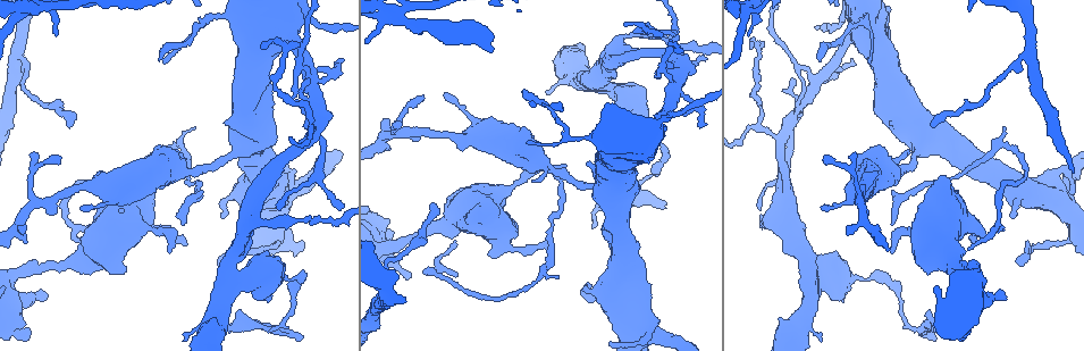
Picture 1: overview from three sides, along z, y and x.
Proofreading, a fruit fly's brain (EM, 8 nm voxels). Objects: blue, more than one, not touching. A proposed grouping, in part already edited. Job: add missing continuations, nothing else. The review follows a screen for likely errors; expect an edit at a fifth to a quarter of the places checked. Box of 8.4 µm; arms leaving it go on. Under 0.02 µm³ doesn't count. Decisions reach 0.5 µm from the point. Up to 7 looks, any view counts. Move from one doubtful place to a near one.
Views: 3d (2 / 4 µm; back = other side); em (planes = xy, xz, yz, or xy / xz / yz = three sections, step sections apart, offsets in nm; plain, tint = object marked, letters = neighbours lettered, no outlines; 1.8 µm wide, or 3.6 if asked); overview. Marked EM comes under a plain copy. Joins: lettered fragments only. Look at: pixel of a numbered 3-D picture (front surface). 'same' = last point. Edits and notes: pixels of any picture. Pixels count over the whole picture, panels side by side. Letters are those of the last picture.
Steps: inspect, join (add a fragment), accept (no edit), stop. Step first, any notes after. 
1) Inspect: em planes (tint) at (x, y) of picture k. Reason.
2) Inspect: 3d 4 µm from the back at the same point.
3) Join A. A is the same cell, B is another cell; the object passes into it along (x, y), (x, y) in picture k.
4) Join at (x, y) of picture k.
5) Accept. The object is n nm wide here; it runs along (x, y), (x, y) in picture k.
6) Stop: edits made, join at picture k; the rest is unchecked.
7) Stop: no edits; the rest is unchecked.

Inspect: 3d 2 µm at (546, 245) of picture 1. Branch stops here.

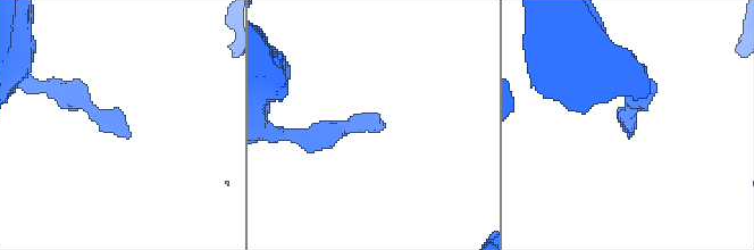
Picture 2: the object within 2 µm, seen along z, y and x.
Inspect: em 3.6 µm planes (letters) at (629, 135) of picture 2.

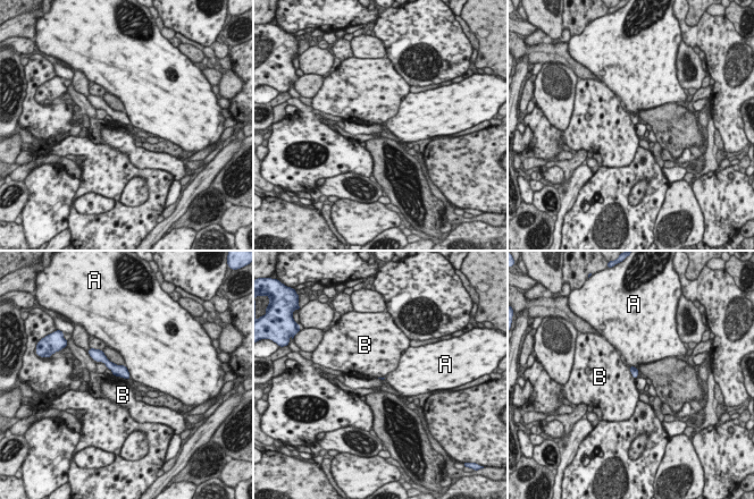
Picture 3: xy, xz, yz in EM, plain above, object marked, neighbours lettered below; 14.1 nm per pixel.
Accept. A and B are other cells; it runs along (101, 357), (126, 375) in picture 3; no lettered fragment goes on from it.

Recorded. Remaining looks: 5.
Inspect: 3d 2 µm at (409, 276) of picture 1. An open end.

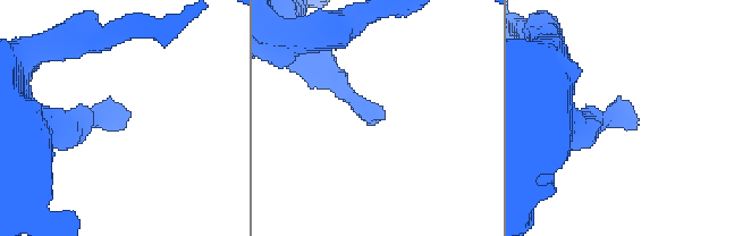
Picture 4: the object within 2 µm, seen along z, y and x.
Inspect: em yz step 8 (tint) at (630, 117) of picture 4. Need the tissue.

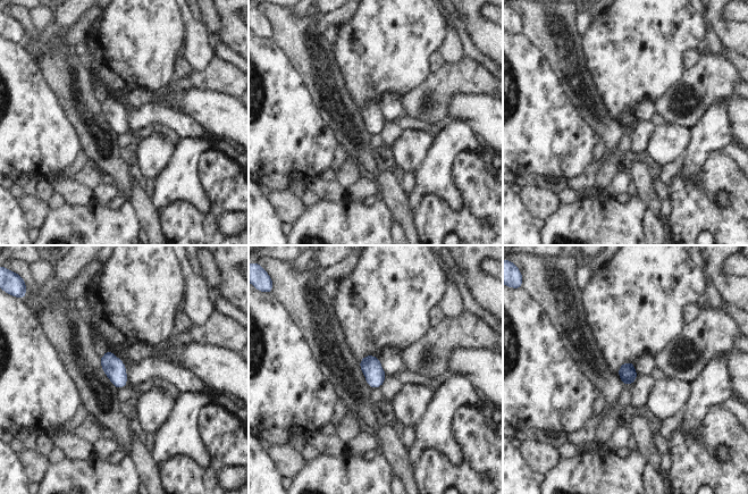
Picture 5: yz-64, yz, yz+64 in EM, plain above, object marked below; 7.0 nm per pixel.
Inspect: em planes (letters) at the same point.

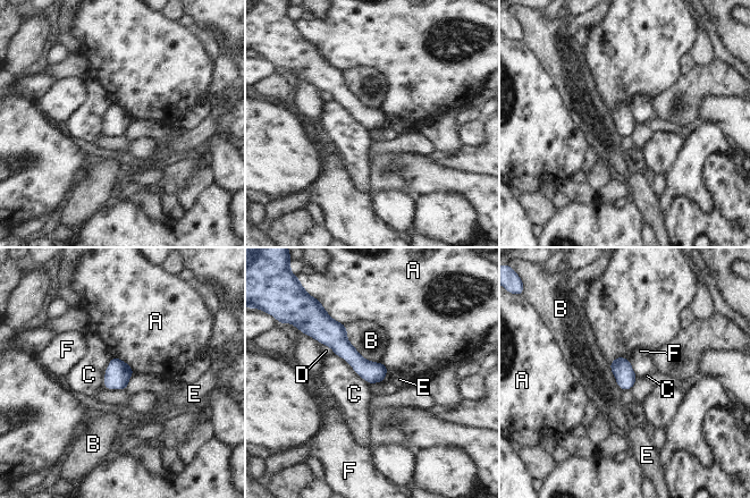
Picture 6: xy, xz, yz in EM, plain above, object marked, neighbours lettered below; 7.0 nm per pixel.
Accept. The longest contact is with B, 380 nm; A, B, C, D, E and F are other cells; a border runs along (628, 359), (633, 372), (638, 377) in picture 6; no lettered fragment goes on from it.

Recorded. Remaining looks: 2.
Inspect: em 3.6 µm yz step 8 (letters) at (499, 193) of picture 1. Thick turns thin.

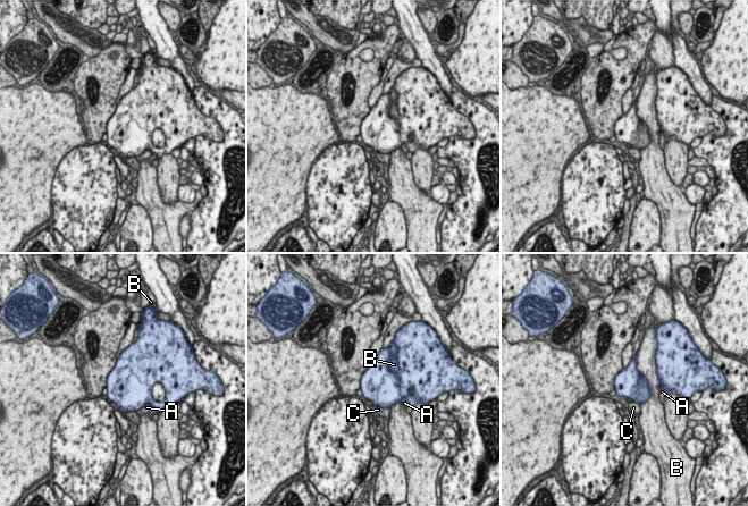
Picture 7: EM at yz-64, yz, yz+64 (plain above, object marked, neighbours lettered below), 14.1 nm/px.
Accept. A, B and C are other cells; a border runs along (637, 352), (652, 390), (643, 404) in picture 7; no lettered fragment goes on from it.

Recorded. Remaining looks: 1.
Stop: no edits; the rest is unchecked.

